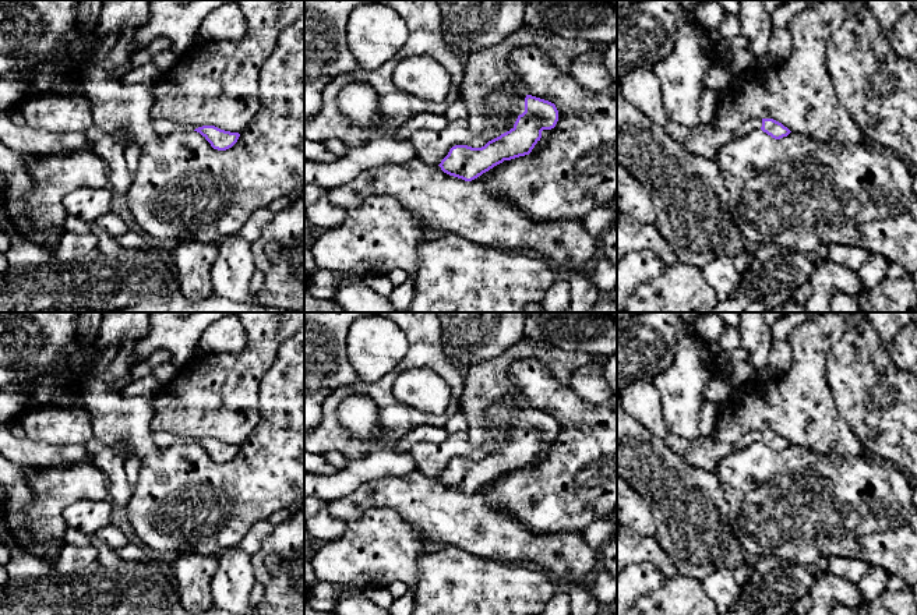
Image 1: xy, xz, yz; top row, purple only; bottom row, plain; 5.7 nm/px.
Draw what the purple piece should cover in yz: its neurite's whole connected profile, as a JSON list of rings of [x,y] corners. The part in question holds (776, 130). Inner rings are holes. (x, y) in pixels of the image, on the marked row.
[[[751,119],[734,131],[717,130],[712,124],[699,123],[695,127],[669,121],[667,134],[694,155],[715,159],[719,149],[730,141],[744,137],[754,130],[762,130],[775,139],[787,137],[791,131],[773,119]]]

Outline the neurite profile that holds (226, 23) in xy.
[[[237,1],[212,10],[202,20],[198,33],[204,40],[243,40],[247,35],[247,22]]]

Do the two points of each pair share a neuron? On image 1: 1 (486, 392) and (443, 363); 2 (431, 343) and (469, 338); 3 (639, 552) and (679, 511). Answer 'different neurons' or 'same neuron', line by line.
1: different neurons
2: different neurons
3: different neurons

